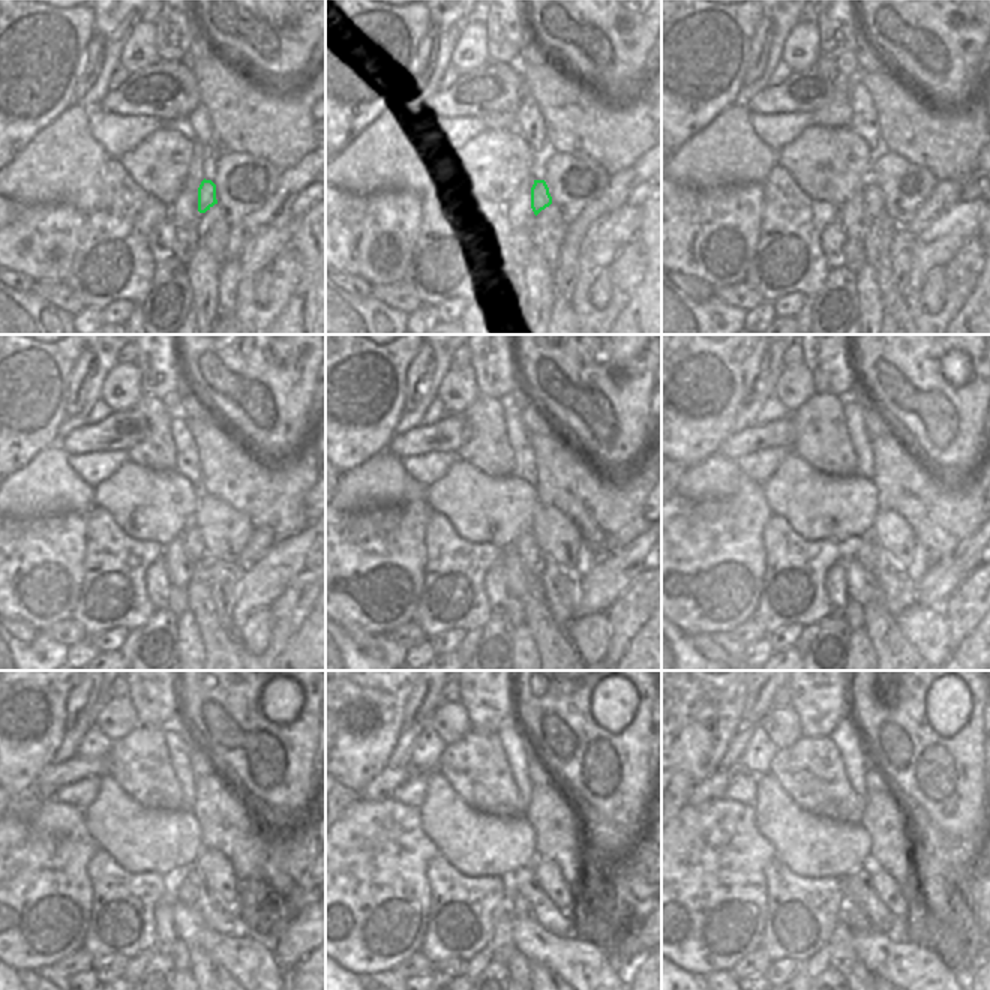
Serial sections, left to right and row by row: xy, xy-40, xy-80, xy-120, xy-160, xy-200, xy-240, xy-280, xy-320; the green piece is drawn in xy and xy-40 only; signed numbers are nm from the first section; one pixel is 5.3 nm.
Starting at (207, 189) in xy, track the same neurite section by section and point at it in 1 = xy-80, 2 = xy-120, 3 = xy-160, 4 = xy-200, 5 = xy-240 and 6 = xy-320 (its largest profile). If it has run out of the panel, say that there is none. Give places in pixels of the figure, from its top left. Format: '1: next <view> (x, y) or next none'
1: next xy-80 (873, 198)
2: next xy-120 (192, 539)
3: next xy-160 (527, 545)
4: next xy-200 (855, 548)
5: next xy-240 (180, 890)
6: next xy-320 (851, 915)

